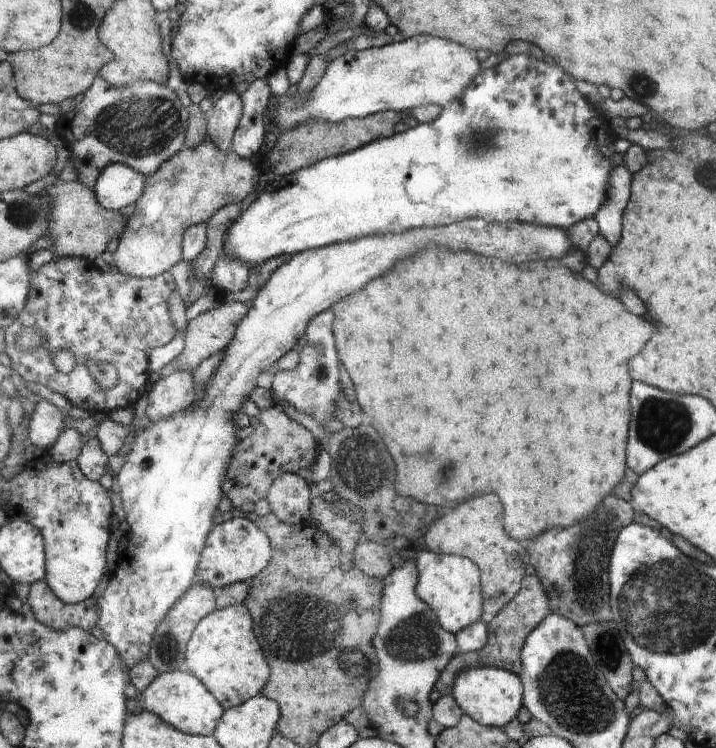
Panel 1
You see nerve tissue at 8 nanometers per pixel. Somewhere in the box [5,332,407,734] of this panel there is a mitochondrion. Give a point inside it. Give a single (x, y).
(293, 632)

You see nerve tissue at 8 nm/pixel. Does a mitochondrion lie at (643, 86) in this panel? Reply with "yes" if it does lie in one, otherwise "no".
yes

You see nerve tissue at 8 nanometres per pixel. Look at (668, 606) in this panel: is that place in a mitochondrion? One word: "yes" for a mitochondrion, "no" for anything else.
yes

